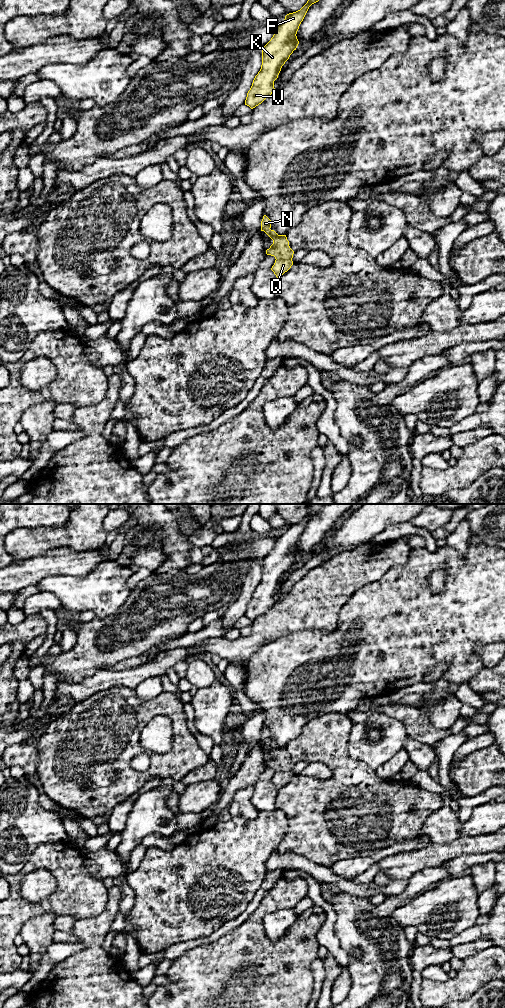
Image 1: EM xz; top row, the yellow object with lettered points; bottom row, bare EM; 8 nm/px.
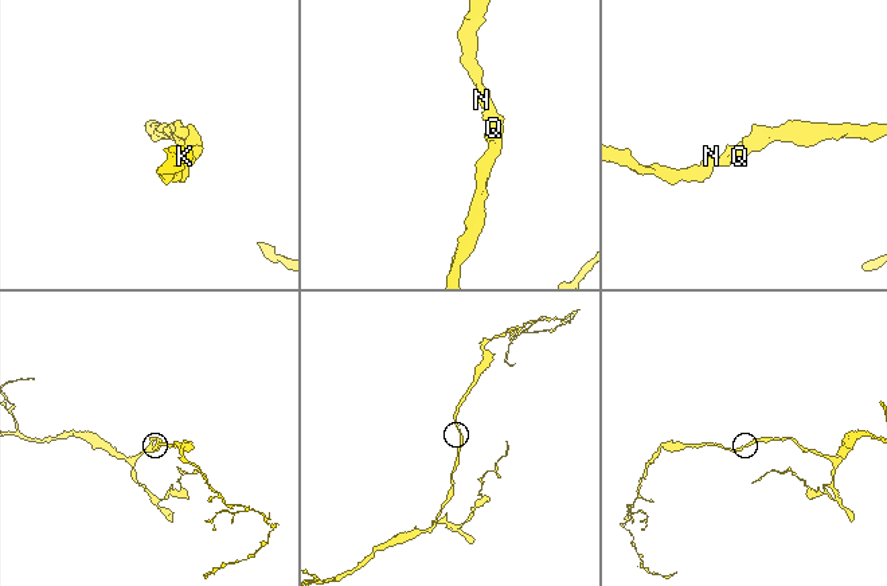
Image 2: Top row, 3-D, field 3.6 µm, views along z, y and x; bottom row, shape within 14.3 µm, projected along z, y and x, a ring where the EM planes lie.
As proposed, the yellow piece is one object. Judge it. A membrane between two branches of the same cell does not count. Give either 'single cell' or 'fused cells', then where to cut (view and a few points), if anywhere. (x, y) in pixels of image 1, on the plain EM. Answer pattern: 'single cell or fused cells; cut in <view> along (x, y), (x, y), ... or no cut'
single cell; no cut

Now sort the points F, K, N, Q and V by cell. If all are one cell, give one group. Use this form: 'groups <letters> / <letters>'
groups F K N Q V

